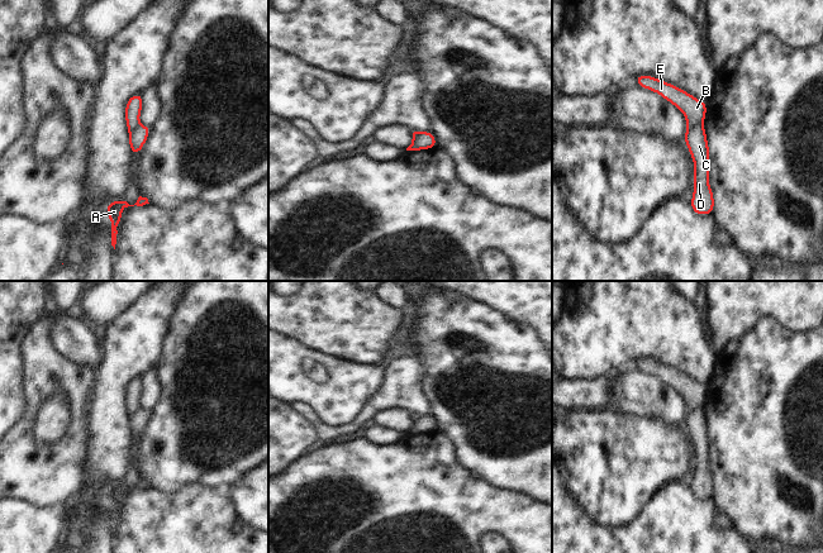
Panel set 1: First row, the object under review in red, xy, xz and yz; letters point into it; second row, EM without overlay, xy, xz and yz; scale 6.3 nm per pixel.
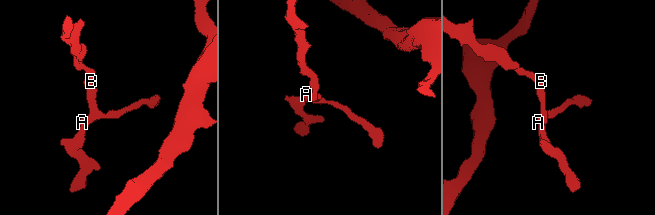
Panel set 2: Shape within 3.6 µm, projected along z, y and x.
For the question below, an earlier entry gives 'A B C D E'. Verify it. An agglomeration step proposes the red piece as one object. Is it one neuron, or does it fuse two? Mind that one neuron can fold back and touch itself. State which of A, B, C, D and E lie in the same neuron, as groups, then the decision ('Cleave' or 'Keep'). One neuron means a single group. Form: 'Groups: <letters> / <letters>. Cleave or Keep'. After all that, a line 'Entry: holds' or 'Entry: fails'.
Groups: A C D / B E. Cleave
Entry: fails

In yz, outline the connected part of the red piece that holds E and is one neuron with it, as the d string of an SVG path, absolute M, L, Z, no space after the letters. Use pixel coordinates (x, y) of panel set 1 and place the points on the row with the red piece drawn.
M639 75L634 81L643 89L651 90L661 95L680 110L686 119L686 130L696 124L703 124L707 116L707 101L695 99L691 94L652 77L650 75Z

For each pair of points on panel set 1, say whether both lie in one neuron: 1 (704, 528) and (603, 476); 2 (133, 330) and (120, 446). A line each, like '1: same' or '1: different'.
1: different
2: same

